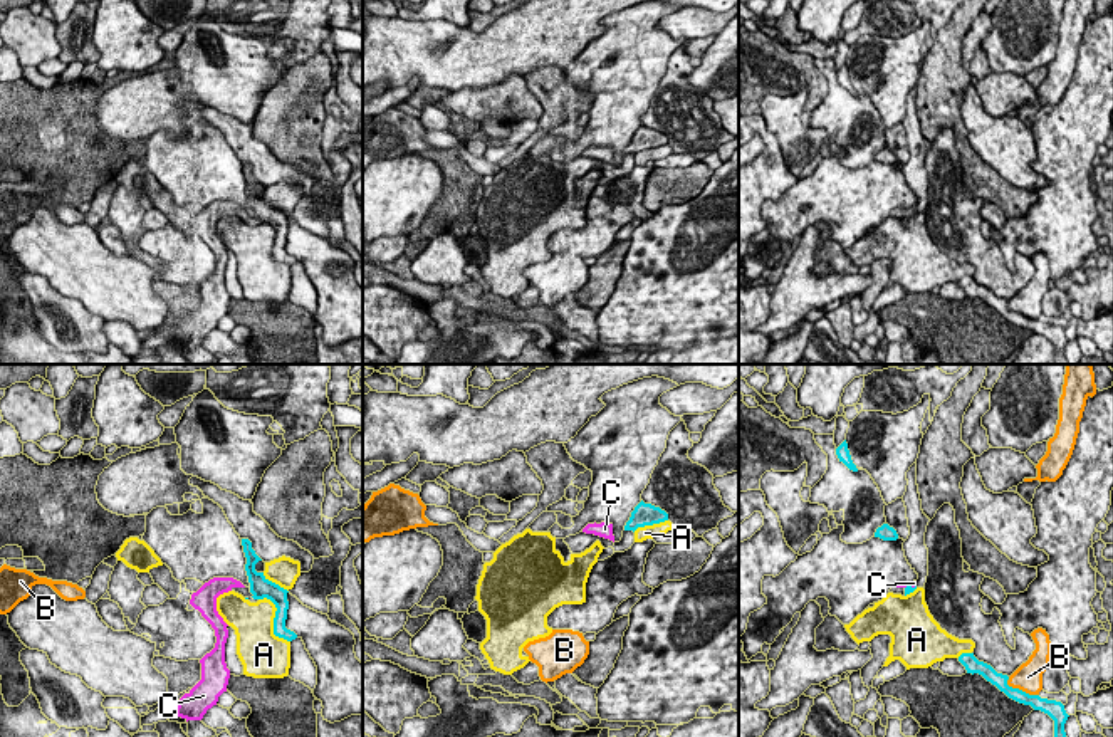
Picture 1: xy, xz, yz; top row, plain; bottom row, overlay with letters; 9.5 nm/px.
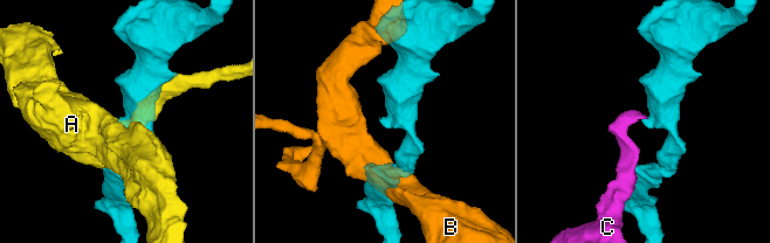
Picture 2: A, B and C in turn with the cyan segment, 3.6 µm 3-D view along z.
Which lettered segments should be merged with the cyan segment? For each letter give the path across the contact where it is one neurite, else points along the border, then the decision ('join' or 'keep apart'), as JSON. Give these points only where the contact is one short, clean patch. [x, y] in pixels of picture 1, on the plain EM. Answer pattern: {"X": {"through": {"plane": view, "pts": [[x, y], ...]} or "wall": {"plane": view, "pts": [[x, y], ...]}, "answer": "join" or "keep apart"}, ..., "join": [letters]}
{"A": {"answer": "keep apart"}, "B": {"answer": "keep apart"}, "C": {"through": {"plane": "yz", "pts": [[909, 212], [910, 210], [914, 207]]}, "answer": "join"}, "join": ["C"]}

